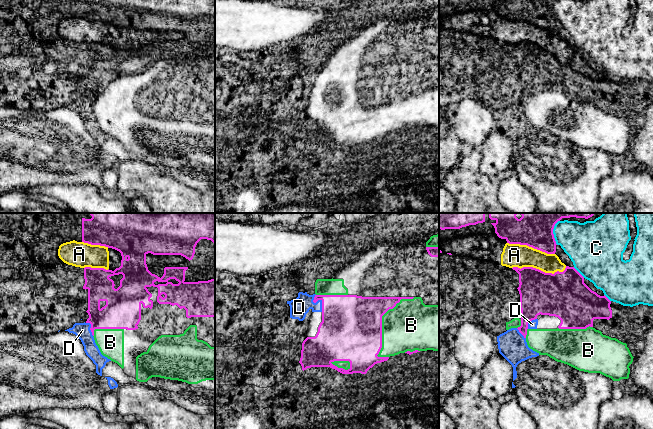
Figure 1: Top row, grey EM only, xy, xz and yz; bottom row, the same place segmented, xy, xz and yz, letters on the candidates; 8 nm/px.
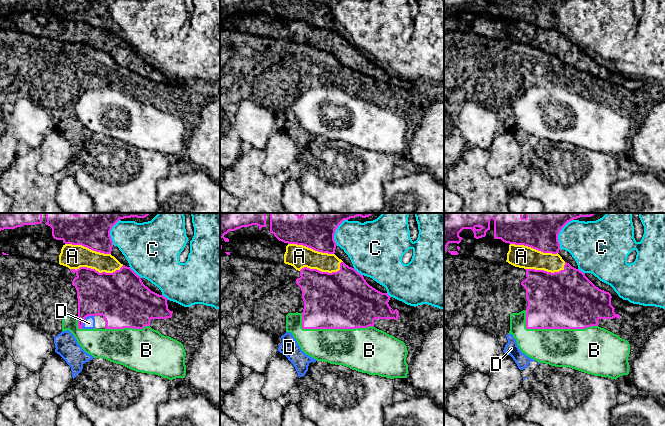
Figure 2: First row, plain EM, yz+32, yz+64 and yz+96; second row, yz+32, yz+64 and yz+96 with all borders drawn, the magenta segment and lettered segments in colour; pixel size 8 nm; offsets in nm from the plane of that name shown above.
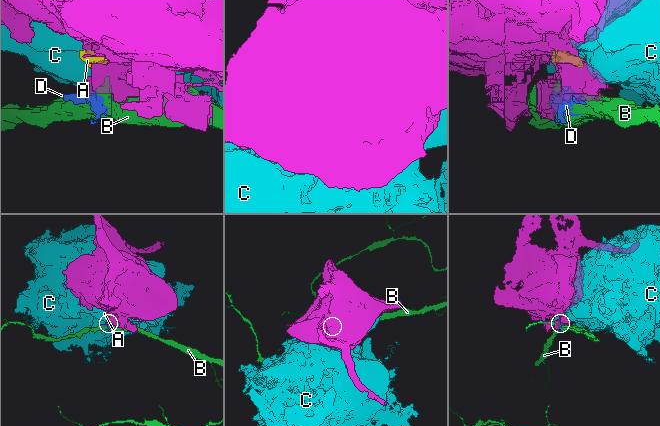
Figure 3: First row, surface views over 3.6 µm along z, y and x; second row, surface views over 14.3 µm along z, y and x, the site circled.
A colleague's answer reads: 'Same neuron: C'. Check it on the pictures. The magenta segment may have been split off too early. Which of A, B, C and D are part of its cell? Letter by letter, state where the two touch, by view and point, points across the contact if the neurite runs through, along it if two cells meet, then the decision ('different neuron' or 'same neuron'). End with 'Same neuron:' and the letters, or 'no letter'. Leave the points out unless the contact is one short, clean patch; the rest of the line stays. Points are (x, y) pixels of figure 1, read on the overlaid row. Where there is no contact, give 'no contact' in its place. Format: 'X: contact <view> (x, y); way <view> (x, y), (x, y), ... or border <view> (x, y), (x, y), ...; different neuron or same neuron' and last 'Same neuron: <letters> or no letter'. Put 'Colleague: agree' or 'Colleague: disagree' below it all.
A: contact yz (539, 270); different neuron
B: contact xz (381, 321); different neuron
C: contact yz (552, 232); different neuron
D: contact xz (319, 299); border xz (315, 294), (313, 301), (321, 301), (322, 311); different neuron
Same neuron: no letter
Colleague: disagree

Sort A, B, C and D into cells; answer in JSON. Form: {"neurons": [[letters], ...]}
{"neurons": [["A"], ["B"], ["C"], ["D"]]}

